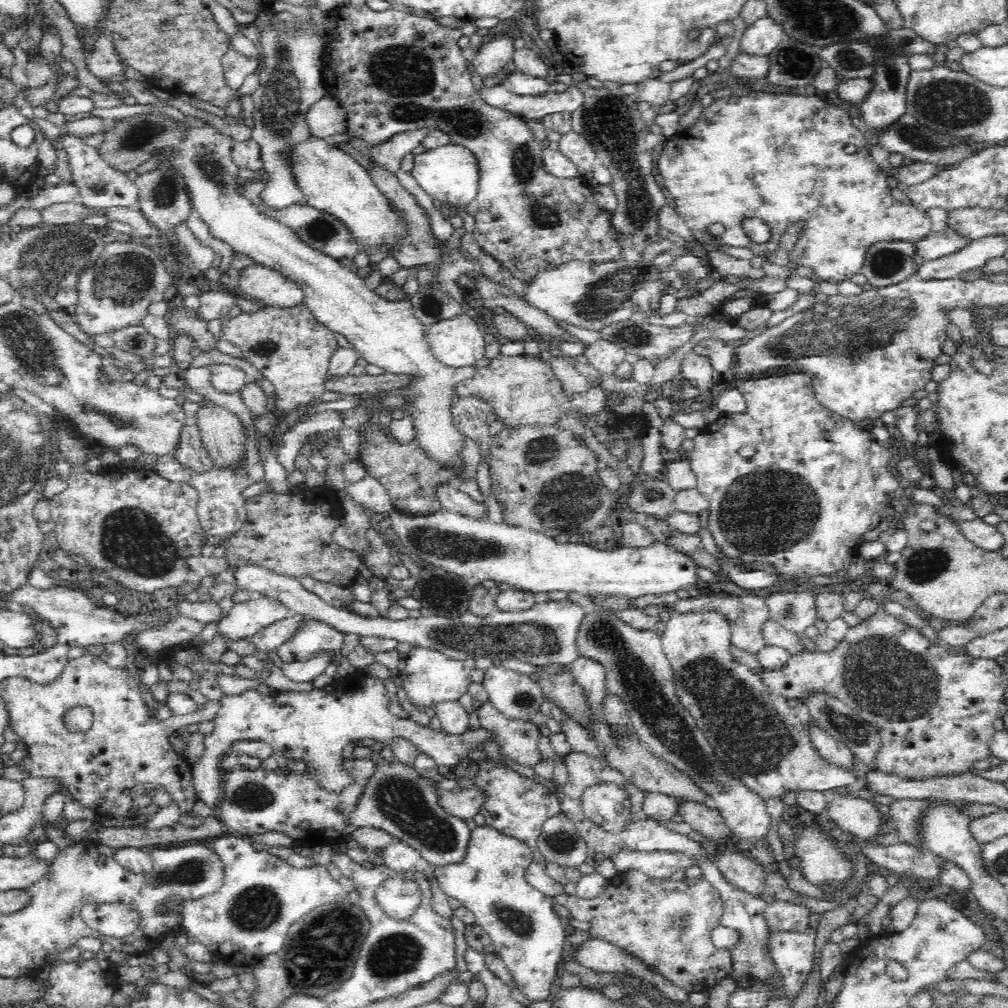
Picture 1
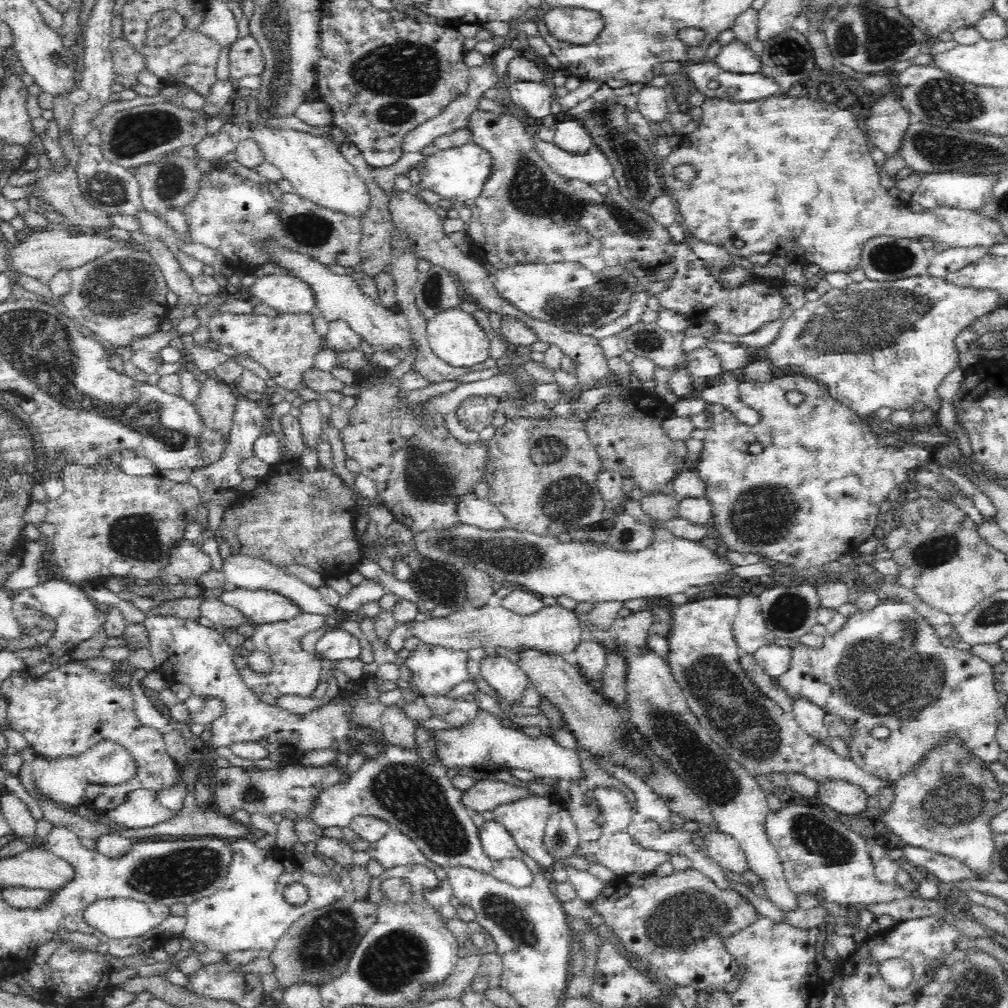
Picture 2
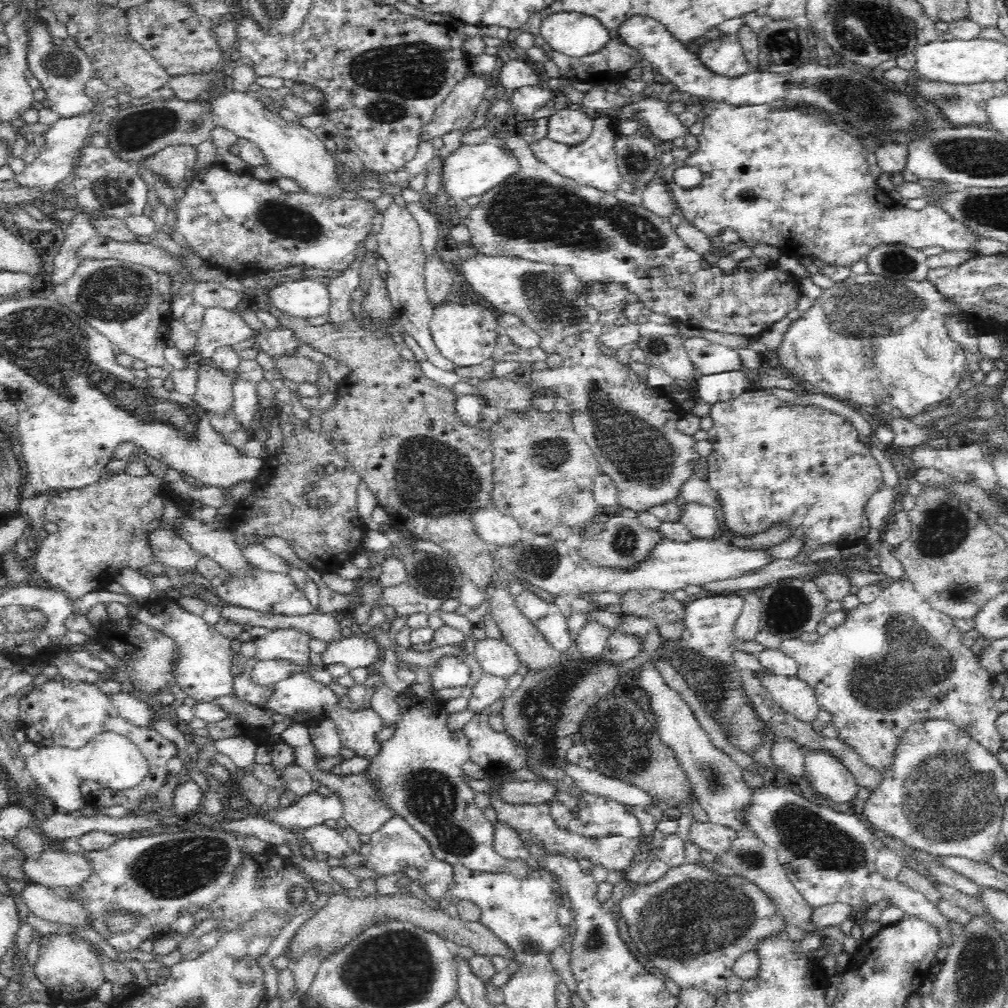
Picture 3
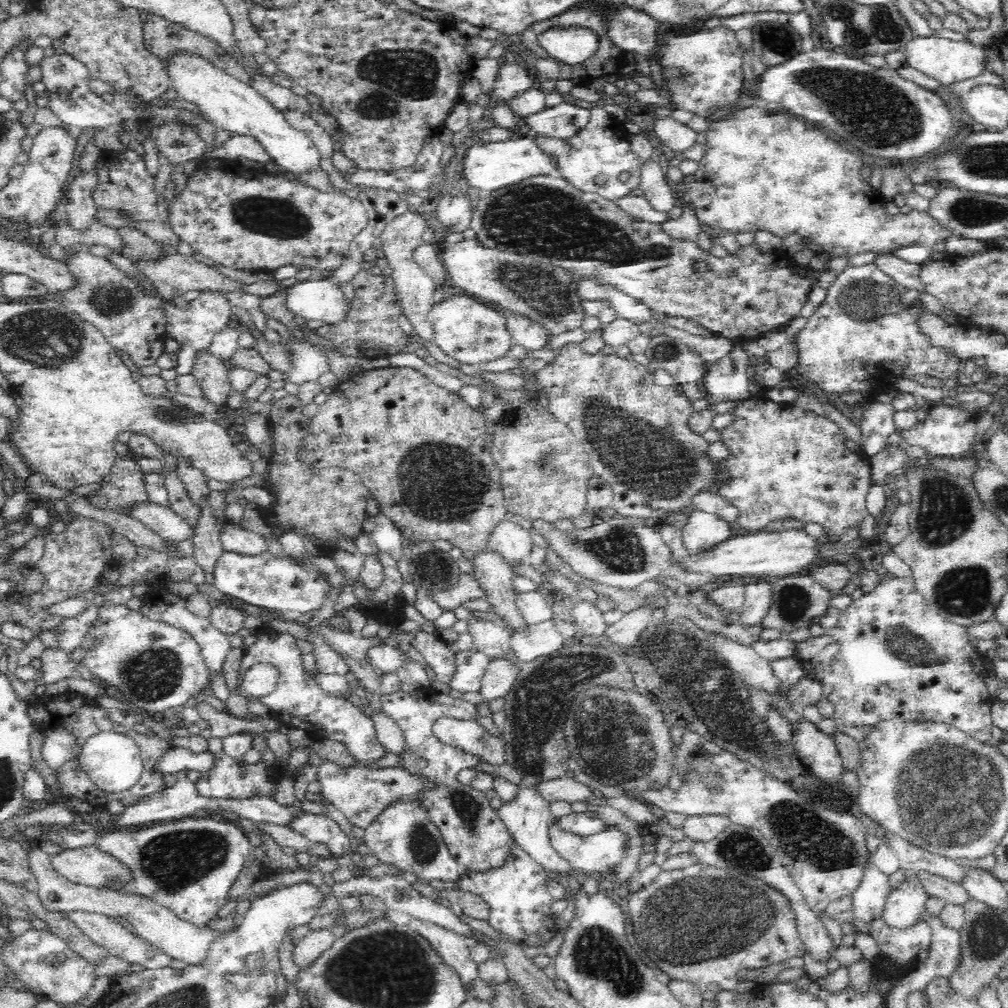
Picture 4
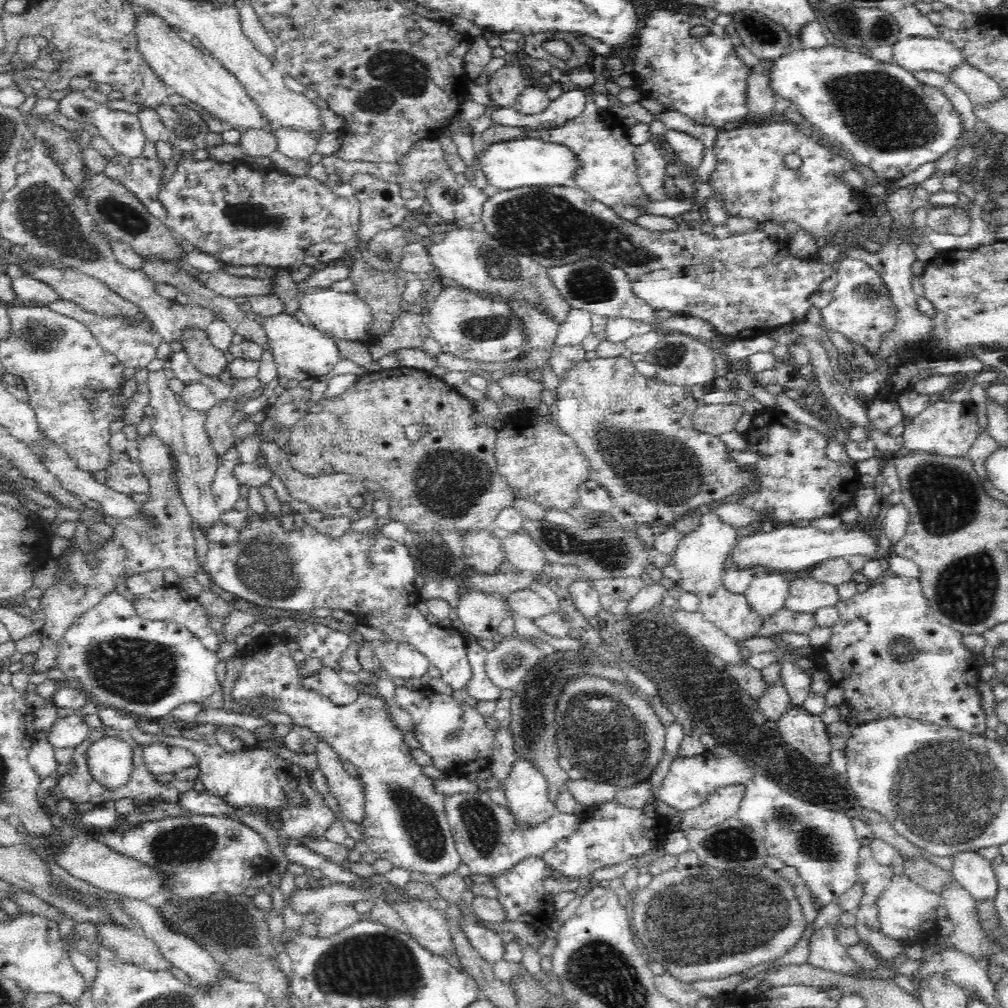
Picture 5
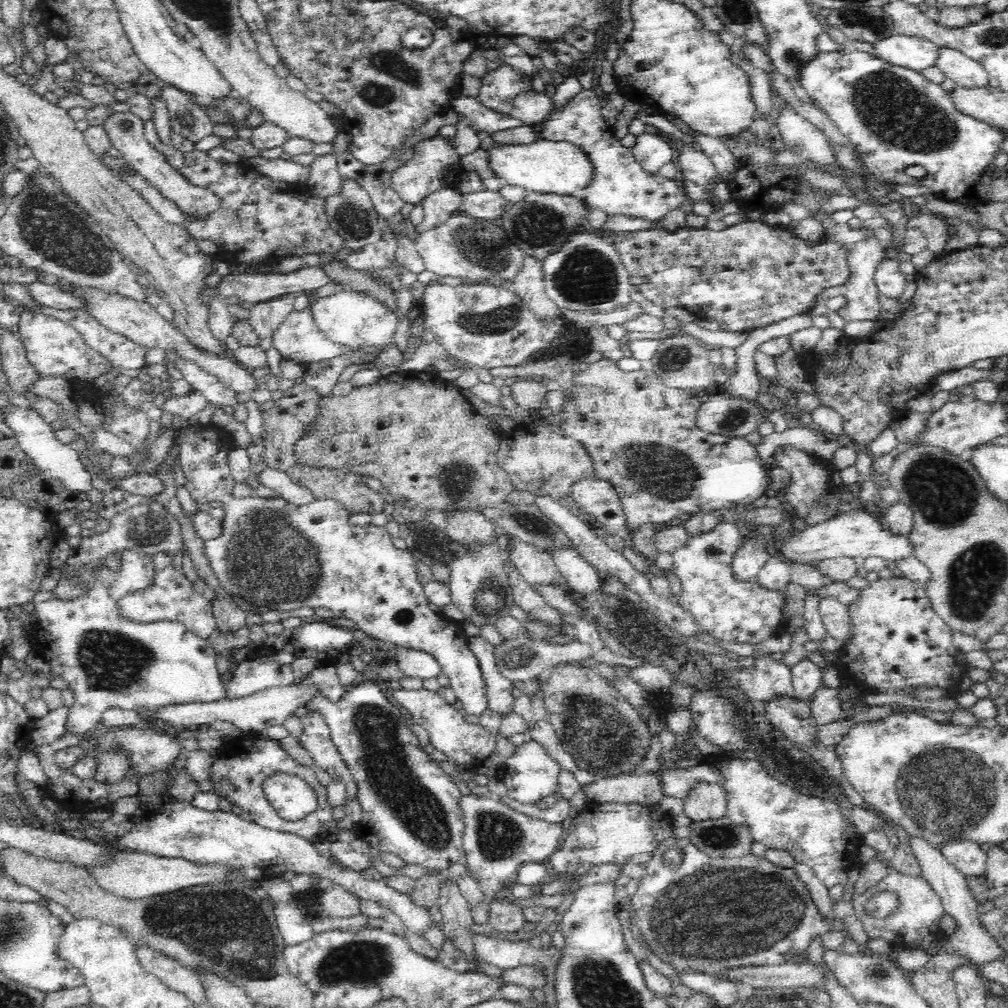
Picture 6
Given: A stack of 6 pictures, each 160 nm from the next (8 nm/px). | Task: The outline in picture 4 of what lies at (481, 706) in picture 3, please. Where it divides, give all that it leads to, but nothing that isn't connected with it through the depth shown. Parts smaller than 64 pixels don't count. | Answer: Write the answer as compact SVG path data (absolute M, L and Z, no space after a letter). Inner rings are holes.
M496 657L489 662L482 678L482 688L479 693L481 700L491 702L505 696L518 678L520 668L516 664L522 663L518 659L515 662L508 660L508 657Z

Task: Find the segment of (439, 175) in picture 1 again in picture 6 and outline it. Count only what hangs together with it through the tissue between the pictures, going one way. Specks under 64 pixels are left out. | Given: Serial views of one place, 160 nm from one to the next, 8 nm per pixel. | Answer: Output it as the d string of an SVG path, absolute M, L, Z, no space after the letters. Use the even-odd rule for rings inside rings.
M538 138L526 145L500 145L488 151L489 165L492 172L500 177L503 183L522 186L527 191L558 196L583 194L594 182L592 160L580 146L570 142L556 142Z

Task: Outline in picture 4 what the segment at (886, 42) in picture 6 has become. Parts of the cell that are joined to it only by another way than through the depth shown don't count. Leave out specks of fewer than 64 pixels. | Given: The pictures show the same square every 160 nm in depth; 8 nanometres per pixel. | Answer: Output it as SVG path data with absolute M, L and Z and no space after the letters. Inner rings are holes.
M936 36L912 37L903 50L906 55L905 66L915 68L920 72L936 78L944 85L951 85L973 76L978 76L986 70L986 60L988 60L988 48L970 42L955 41L948 38Z

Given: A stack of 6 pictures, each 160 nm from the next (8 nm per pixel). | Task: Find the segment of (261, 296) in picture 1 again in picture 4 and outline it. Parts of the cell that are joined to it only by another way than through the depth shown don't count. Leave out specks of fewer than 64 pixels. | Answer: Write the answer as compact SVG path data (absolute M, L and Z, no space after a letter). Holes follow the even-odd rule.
M330 278L299 281L287 288L286 306L304 320L320 320L322 324L340 324L348 318L350 300Z

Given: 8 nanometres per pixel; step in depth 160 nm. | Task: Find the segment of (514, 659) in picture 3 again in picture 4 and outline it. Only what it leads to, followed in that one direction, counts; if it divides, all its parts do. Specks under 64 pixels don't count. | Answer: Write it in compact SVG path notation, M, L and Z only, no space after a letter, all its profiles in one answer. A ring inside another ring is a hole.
M470 614L468 633L473 637L473 647L490 657L506 657L511 649L512 632L507 627L500 627L492 620L482 620Z

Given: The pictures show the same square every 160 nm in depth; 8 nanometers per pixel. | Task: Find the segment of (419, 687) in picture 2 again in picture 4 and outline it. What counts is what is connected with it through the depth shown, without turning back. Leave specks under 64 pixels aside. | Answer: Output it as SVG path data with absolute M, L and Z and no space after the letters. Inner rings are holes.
M475 647L456 655L456 674L448 686L460 692L480 693L482 678L490 662L490 657Z

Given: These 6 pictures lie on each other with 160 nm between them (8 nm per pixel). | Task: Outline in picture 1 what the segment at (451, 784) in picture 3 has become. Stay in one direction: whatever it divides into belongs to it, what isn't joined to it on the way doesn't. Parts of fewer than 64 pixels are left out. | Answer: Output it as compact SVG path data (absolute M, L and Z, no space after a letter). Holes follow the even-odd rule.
M398 759L392 762L376 764L375 769L370 773L364 785L363 791L355 802L355 805L348 810L343 810L345 821L350 826L370 827L373 829L386 830L395 840L402 840L416 848L421 853L422 859L426 860L434 868L461 864L466 861L469 854L469 843L472 830L468 828L465 820L454 816L440 803L440 785L432 778L423 778L414 769L414 764L402 763Z

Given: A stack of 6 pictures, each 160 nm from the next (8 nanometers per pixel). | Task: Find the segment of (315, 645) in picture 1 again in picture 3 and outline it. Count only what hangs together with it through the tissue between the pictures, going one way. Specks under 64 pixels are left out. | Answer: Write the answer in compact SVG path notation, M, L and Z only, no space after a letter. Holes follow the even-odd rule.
M354 635L344 636L344 639L340 643L328 645L321 653L321 660L325 667L341 664L350 671L360 666L374 670L379 665L384 650L376 644L373 638Z

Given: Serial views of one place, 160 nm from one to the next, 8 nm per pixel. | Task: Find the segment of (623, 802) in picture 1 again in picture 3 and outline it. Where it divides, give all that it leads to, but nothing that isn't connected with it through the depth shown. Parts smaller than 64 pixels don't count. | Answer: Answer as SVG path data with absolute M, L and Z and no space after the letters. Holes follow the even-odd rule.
M491 787L487 791L490 804L496 809L497 821L506 824L516 831L522 841L538 840L553 854L562 854L572 858L590 860L596 866L602 866L611 873L625 872L630 868L631 861L642 852L638 840L622 836L608 836L602 838L586 839L576 833L565 830L554 822L549 812L549 803L510 803L502 799L498 787Z

